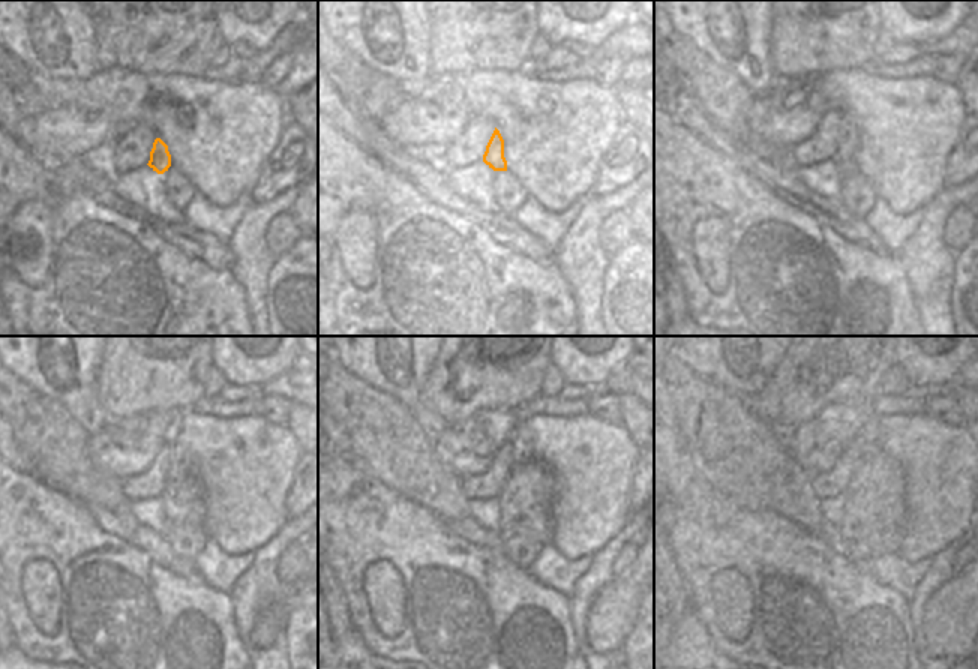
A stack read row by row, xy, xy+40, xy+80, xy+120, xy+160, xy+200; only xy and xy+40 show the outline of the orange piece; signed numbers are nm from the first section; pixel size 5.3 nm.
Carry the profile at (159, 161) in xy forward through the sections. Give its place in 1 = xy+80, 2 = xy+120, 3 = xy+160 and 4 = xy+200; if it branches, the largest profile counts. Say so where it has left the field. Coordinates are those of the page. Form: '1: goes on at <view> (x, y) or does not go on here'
1: goes on at xy+80 (843, 158)
2: goes on at xy+120 (180, 465)
3: goes on at xy+160 (522, 450)
4: goes on at xy+200 (869, 437)

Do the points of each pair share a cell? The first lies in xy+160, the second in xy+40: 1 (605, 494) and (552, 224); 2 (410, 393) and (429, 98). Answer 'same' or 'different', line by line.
1: different
2: different

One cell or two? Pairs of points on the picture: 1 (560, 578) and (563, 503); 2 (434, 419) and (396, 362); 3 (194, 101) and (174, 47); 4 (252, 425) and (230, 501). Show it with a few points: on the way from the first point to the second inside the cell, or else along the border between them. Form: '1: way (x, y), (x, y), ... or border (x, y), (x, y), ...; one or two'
1: border (551, 543), (569, 560), (590, 555); two
2: way (419, 408), (410, 398), (404, 377); one
3: border (150, 71), (197, 75); two
4: way (251, 444), (249, 461), (245, 465), (245, 482); one

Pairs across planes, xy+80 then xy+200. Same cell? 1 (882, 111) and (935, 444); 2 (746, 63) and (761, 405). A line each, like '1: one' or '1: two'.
1: one
2: two

